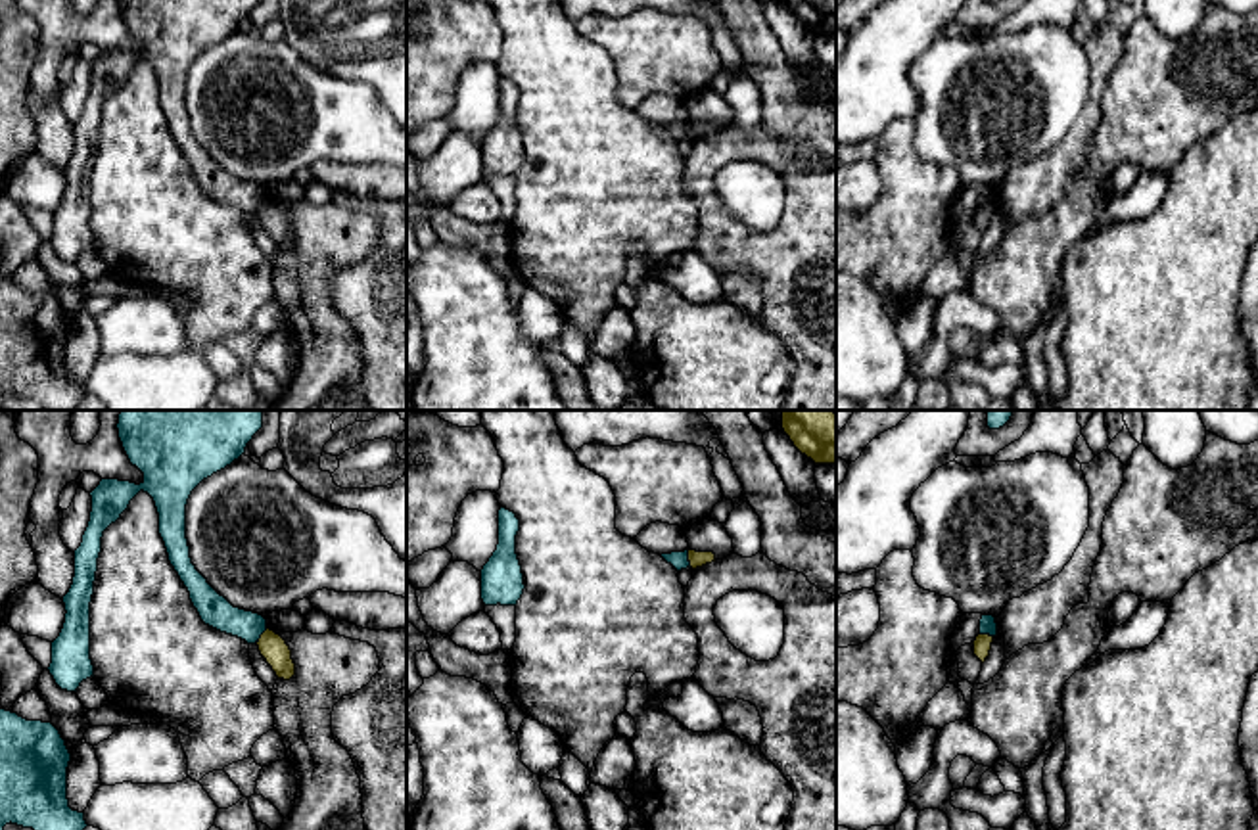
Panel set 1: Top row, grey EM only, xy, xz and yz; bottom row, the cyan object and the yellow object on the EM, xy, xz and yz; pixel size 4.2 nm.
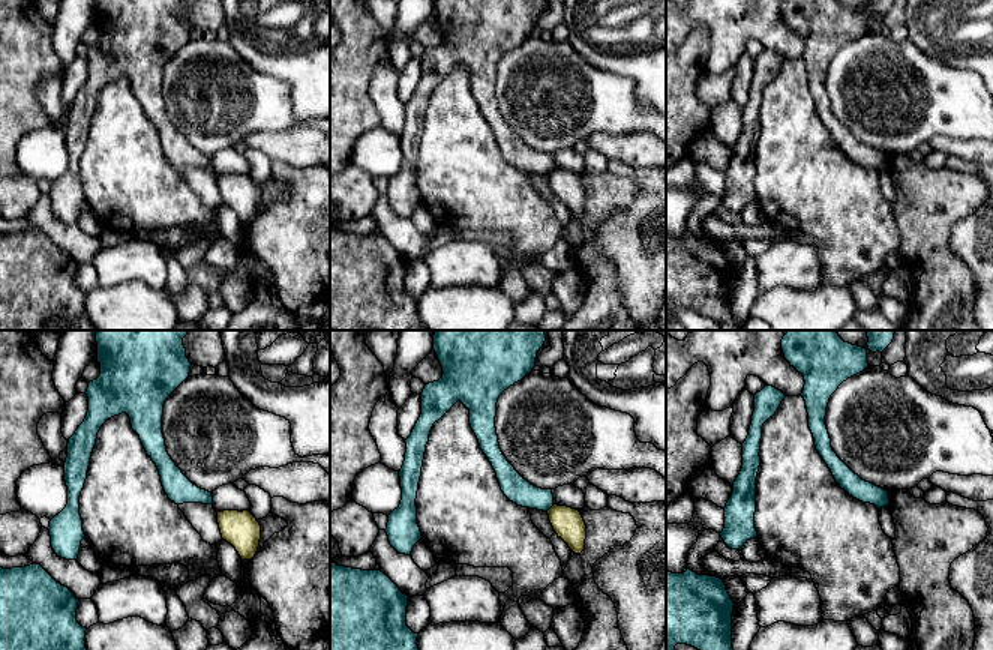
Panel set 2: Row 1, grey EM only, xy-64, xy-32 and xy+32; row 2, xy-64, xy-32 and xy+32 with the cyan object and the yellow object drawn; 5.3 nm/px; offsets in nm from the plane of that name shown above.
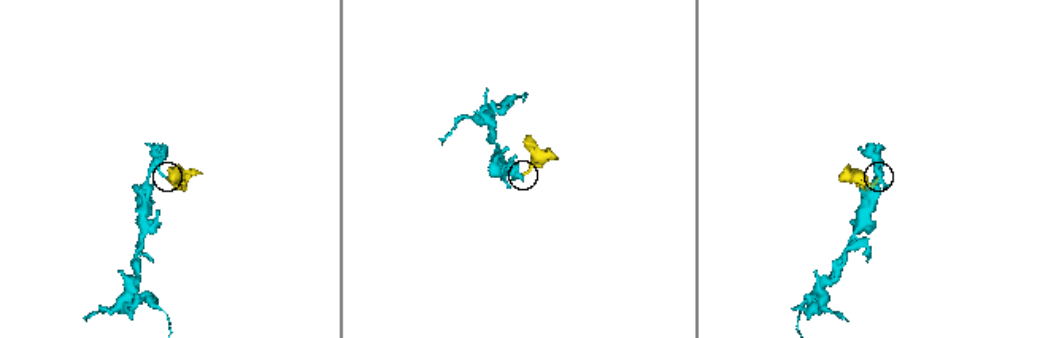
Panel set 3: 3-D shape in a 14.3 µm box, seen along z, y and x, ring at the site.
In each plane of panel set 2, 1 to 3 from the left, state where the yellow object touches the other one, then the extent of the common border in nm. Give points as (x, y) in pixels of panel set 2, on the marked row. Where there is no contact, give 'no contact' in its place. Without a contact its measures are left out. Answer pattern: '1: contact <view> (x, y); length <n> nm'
1: no contact
2: contact xy-32 (549, 508); length 60 nm
3: no contact

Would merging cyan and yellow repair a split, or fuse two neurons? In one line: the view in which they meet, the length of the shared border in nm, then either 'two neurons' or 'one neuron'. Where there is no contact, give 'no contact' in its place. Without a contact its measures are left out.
xz | 70 nm | two neurons

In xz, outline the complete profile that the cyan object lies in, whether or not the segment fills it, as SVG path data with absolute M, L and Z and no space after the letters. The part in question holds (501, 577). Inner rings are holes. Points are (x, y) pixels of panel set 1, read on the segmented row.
M499 510L499 544L481 569L481 600L485 606L516 606L524 594L524 573L516 554L520 519L514 512Z

